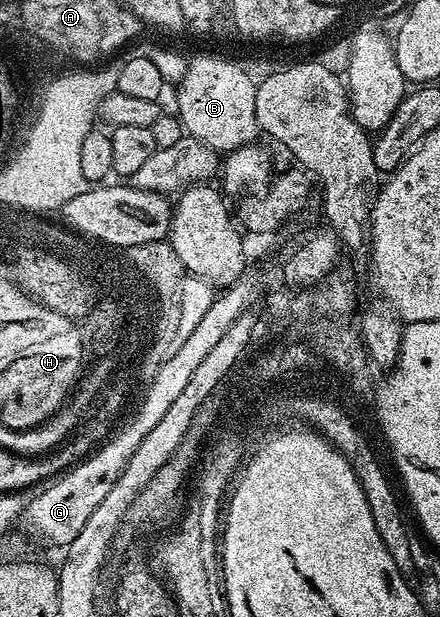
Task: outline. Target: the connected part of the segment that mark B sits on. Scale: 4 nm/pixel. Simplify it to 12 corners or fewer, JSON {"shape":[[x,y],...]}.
{"shape":[[191,58],[178,120],[228,154],[258,139],[257,84],[237,63]]}

